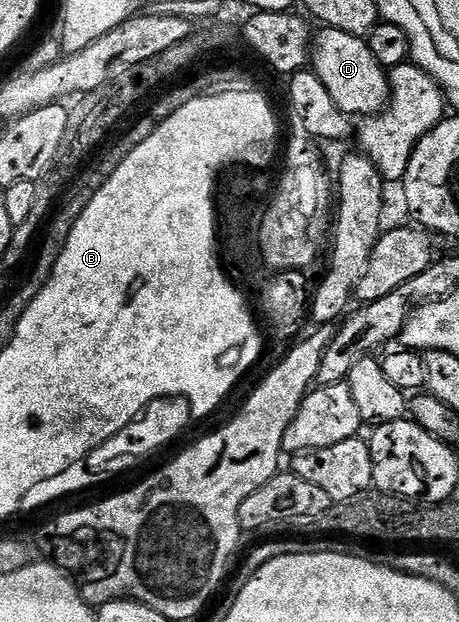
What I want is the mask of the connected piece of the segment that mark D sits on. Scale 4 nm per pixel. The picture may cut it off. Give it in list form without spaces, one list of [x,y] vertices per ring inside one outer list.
[[[329,26],[317,29],[312,44],[310,69],[318,76],[318,80],[322,80],[326,92],[330,92],[334,104],[338,104],[343,114],[380,114],[391,99],[388,70],[382,64],[378,64],[378,59],[375,58],[374,52],[370,52],[367,41],[358,36],[350,36],[350,32],[342,32]]]

